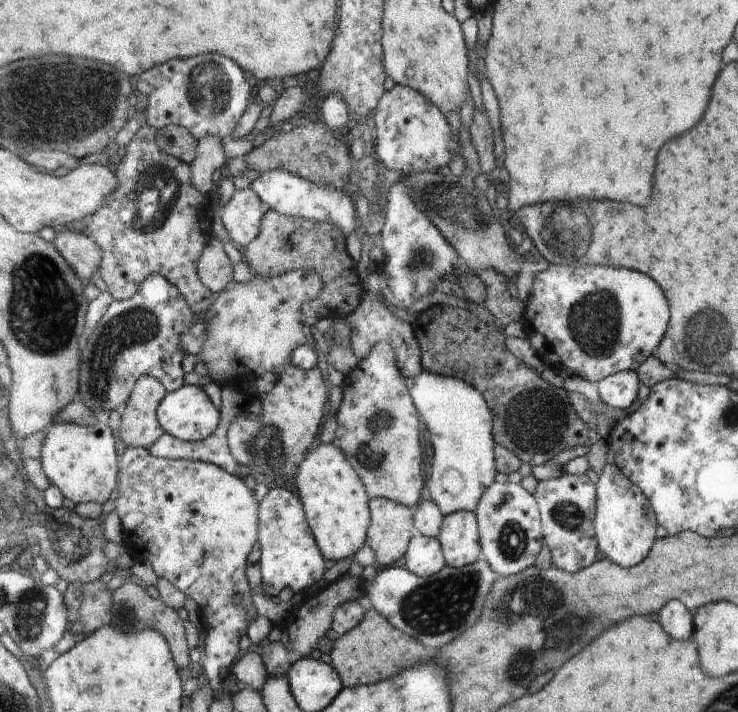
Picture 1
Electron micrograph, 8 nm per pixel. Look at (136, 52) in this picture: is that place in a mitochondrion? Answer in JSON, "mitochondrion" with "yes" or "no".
{"mitochondrion":"no"}

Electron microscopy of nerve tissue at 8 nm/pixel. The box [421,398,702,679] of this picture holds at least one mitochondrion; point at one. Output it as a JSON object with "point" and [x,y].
{"point":[511,543]}

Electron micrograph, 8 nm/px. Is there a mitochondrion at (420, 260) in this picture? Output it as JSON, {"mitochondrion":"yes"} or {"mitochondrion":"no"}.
{"mitochondrion":"yes"}

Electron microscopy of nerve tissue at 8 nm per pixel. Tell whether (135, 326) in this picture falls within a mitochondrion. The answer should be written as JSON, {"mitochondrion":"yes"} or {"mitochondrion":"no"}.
{"mitochondrion":"yes"}

